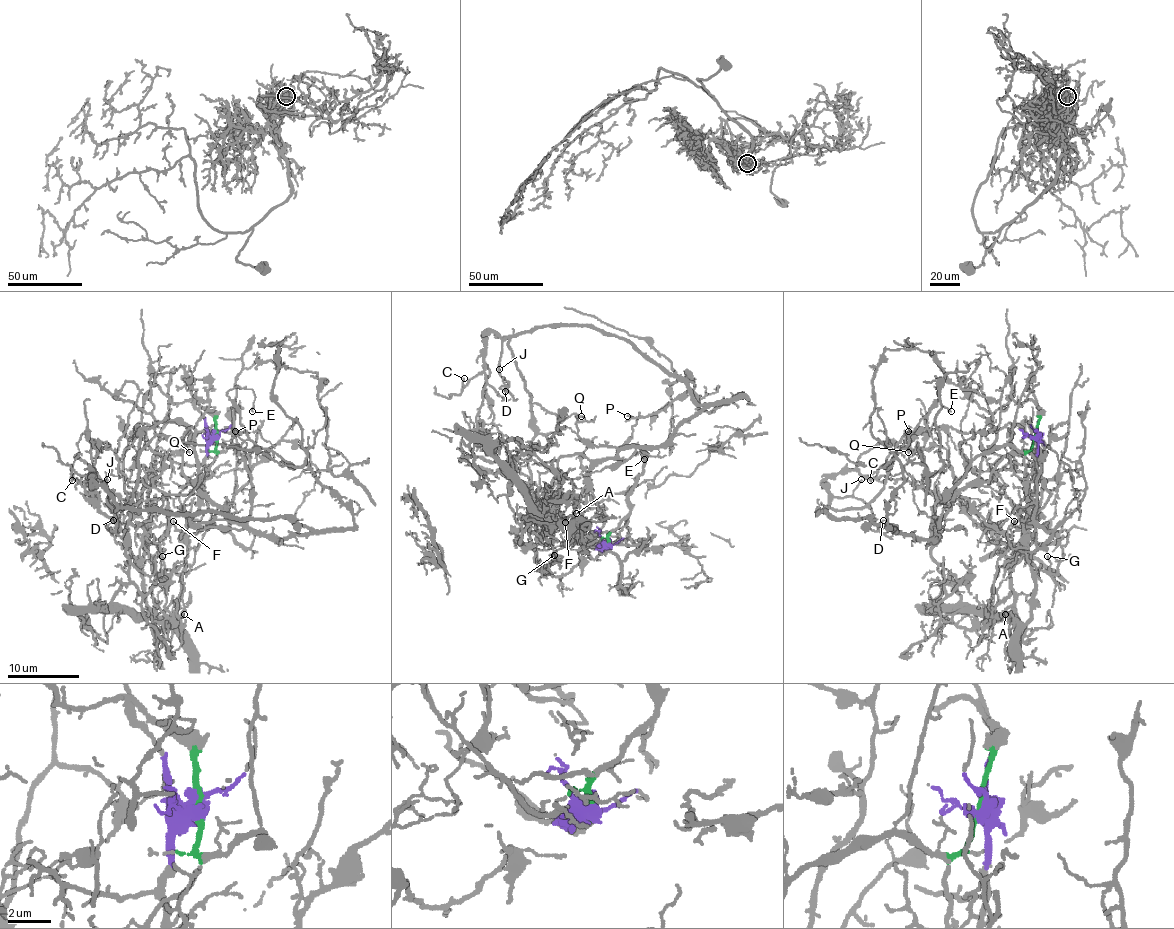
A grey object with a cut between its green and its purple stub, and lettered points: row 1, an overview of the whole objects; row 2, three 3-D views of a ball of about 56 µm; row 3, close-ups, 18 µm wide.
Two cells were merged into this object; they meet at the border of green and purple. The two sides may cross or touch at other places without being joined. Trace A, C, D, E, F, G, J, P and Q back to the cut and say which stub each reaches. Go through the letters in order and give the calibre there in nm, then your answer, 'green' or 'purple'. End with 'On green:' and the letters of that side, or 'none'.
A: 100 nm | purple
C: 140 nm | green
D: 130 nm | green
E: 110 nm | green
F: 140 nm | purple
G: 130 nm | purple
J: 100 nm | green
P: 100 nm | green
Q: 140 nm | green
On green: C, D, E, J, P, Q

